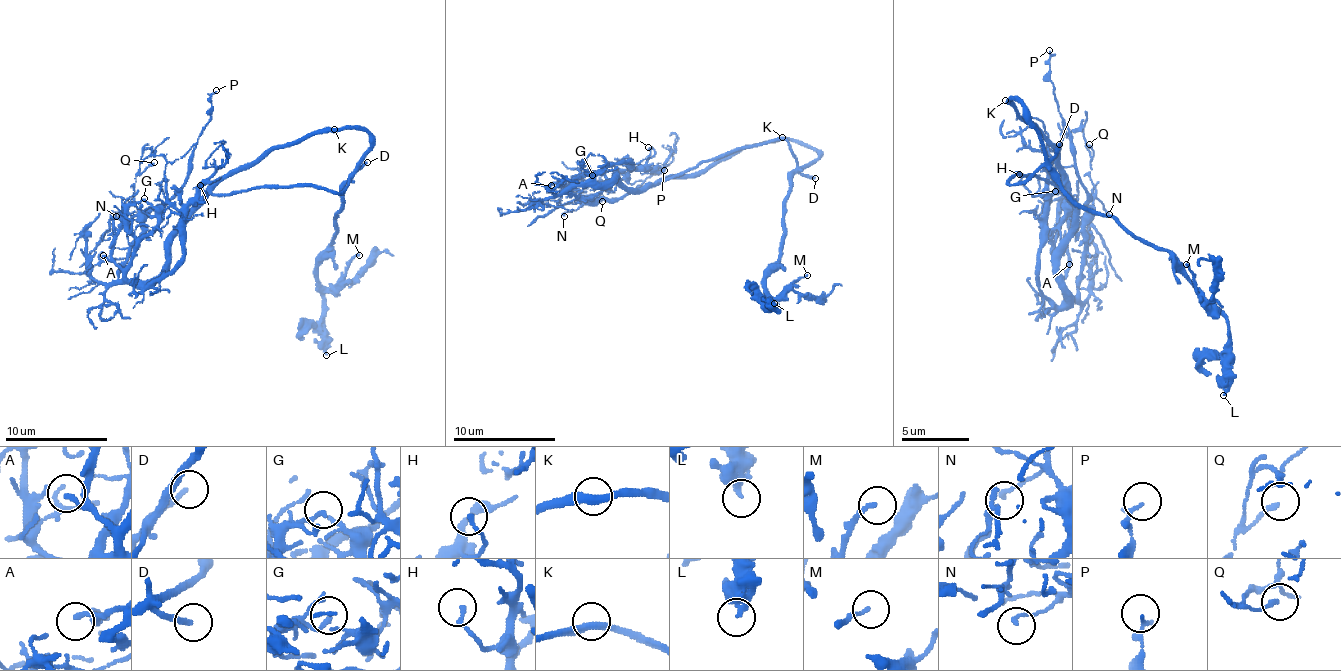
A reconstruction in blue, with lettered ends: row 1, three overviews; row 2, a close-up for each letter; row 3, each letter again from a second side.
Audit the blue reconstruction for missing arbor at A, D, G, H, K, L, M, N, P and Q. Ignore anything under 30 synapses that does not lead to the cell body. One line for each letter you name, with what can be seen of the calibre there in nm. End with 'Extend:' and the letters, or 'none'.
D: 200 nm
Extend: D

